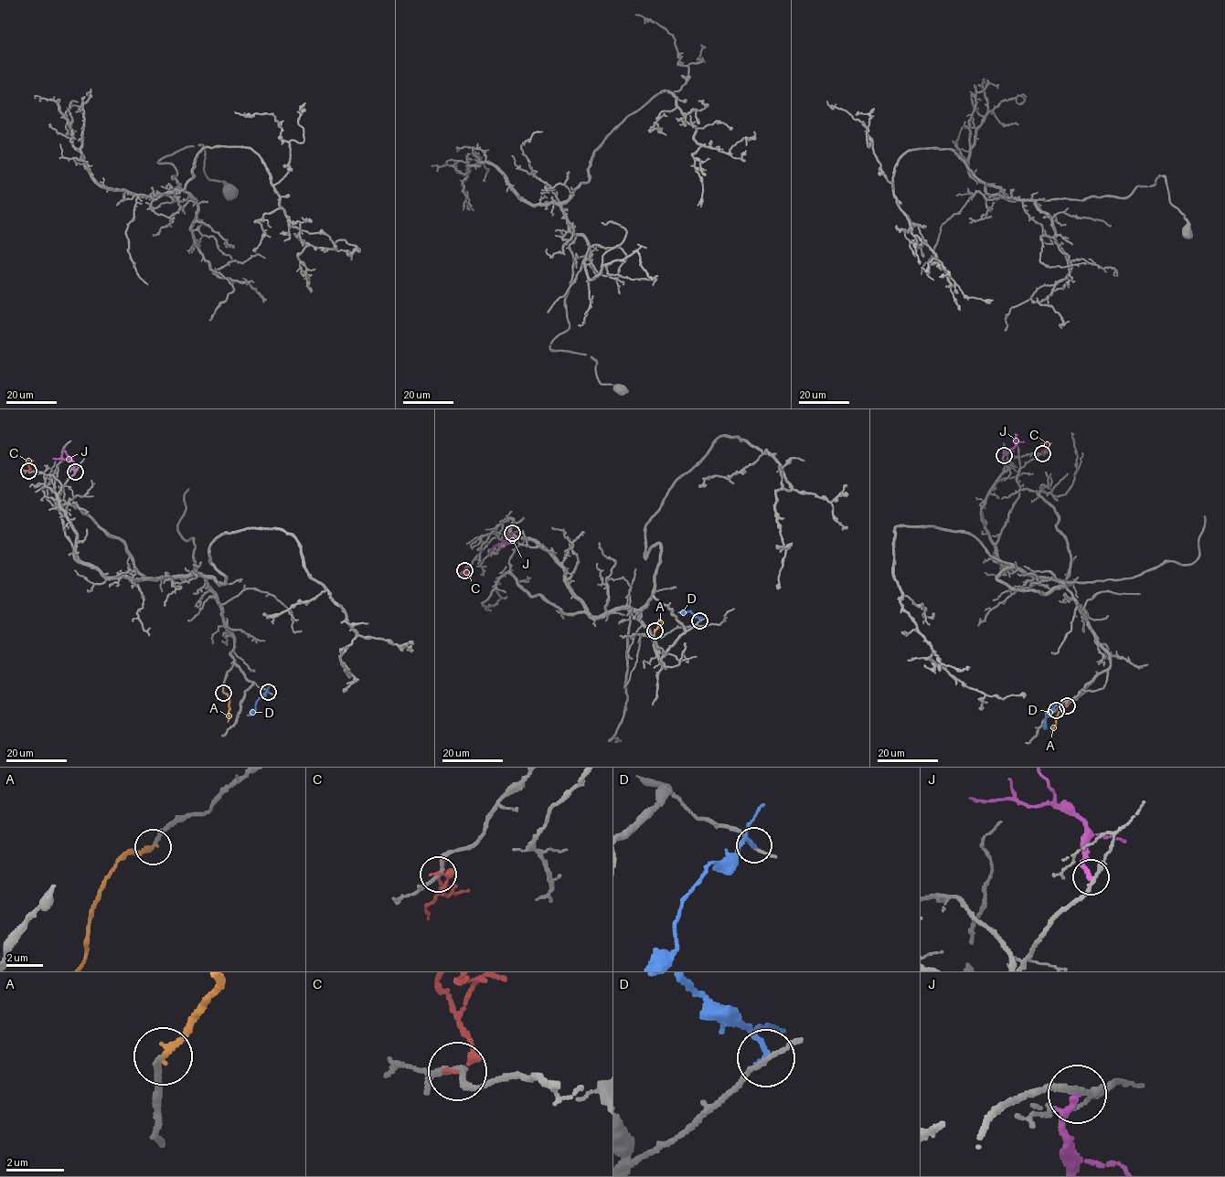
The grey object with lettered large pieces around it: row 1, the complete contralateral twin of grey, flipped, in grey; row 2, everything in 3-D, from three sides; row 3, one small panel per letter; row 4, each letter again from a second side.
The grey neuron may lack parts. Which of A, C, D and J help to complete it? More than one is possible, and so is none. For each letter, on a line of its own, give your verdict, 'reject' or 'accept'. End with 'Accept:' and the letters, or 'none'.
A: accept
C: reject
D: reject
J: reject
Accept: A

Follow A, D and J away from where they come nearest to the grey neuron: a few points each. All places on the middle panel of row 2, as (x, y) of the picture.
A: (655, 630), (660, 623), (658, 619)
D: (700, 620), (689, 611), (678, 612)
J: (512, 533), (509, 543), (499, 544), (490, 551)

